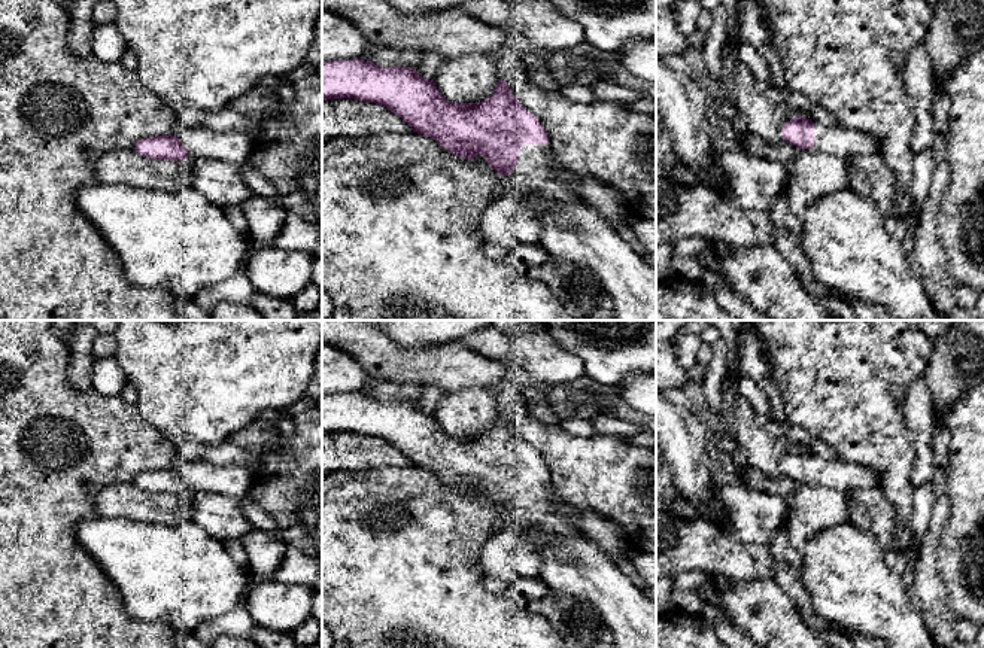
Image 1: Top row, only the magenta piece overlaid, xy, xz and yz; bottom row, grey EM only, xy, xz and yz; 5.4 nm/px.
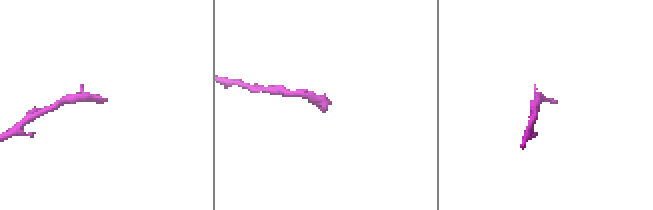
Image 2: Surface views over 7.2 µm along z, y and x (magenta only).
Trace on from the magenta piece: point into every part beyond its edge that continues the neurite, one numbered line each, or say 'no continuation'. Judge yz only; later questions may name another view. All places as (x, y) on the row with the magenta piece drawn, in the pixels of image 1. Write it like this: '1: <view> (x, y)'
1: yz (840, 140)

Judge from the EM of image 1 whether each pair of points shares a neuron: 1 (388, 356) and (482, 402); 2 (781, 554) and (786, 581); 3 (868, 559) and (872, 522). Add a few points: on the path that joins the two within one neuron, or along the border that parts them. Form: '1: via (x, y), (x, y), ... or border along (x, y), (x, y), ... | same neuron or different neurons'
1: border along (489, 389), (456, 389), (443, 395) | different neurons
2: via (784, 560), (786, 575) | same neuron
3: border along (849, 522), (869, 532), (889, 551) | different neurons

